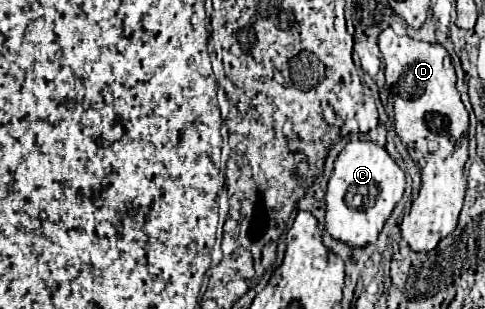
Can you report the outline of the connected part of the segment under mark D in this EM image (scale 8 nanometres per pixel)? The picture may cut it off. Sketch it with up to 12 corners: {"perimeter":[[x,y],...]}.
{"perimeter":[[379,35],[395,133],[425,161],[401,233],[431,251],[467,189],[469,113],[443,45]]}

